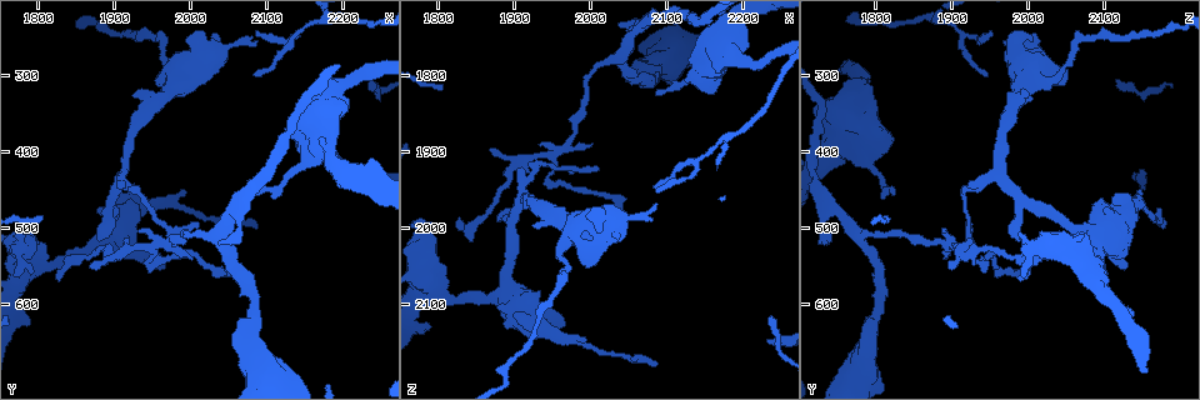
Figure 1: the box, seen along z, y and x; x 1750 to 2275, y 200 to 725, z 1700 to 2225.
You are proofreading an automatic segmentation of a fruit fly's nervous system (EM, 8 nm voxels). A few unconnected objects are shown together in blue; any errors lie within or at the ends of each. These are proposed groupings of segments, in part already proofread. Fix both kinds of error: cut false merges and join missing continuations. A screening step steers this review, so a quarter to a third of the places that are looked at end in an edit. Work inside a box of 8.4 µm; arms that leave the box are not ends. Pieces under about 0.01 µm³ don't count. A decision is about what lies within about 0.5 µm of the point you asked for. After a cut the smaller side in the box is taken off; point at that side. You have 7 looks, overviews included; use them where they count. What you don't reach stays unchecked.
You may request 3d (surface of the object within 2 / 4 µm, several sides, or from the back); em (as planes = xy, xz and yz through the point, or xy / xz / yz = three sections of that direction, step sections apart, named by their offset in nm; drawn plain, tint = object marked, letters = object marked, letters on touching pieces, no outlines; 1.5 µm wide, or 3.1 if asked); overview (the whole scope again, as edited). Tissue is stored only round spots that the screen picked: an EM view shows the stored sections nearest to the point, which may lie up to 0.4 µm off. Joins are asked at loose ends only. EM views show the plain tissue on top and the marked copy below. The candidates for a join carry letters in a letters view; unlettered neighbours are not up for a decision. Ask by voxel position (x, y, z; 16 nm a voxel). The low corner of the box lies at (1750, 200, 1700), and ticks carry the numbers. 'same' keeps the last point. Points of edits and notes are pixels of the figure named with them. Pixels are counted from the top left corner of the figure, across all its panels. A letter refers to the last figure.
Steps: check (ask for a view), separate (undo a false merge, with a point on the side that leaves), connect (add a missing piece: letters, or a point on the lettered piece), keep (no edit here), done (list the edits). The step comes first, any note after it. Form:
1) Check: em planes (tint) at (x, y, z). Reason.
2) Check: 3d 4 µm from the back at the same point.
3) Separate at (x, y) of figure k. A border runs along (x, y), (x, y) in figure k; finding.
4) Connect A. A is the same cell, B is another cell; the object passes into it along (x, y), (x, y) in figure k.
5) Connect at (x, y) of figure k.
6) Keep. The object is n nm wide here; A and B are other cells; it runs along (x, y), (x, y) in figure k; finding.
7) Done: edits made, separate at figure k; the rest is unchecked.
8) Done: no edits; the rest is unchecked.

Check: em planes (letters) at (2085, 500, 2175). Tapers out.

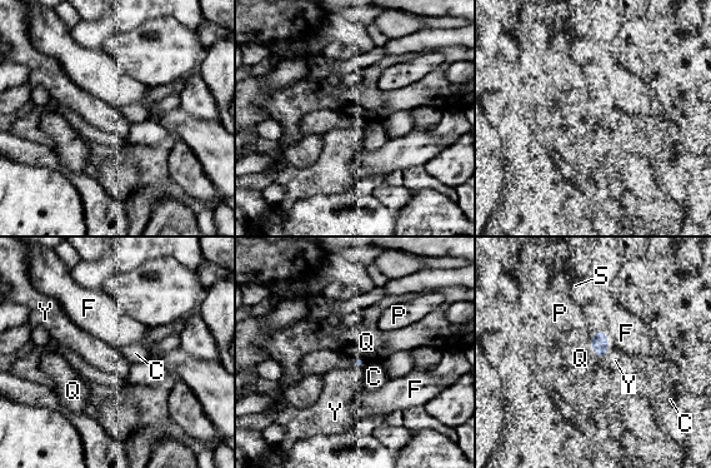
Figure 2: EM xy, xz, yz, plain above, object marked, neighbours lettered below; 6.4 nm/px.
Keep. C, F, P, Q, S and Y are other cells; a border runs along (591, 337), (591, 348), (597, 358) in figure 2; none of them fits.

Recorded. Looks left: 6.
Check: 3d 4 µm from the back at (1925, 325, 1995). An open end.

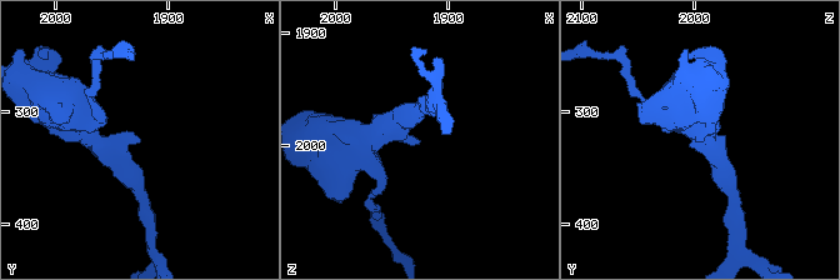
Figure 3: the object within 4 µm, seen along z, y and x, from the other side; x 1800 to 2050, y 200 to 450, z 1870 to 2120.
Check: em planes (letters) at (1928, 324, 1994). Shape alone is not enough.

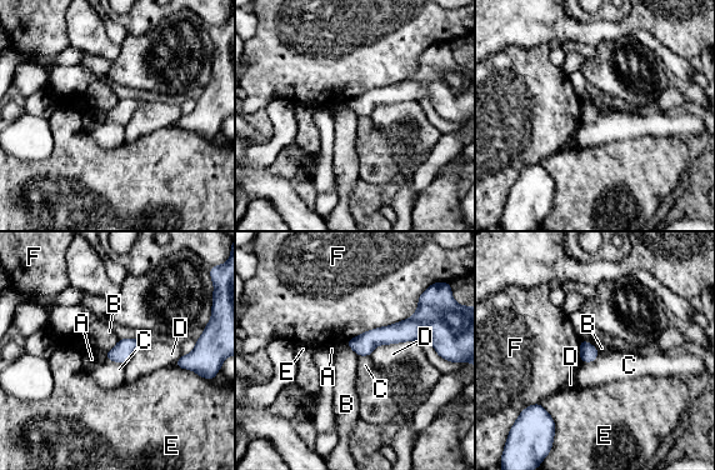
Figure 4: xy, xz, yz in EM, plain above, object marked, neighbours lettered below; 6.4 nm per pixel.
Keep. A, B, C, D, E and F are other cells; no lettered piece goes on from it.

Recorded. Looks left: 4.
Check: 3d 4 µm at (2160, 335, 1795). Branch stops here.

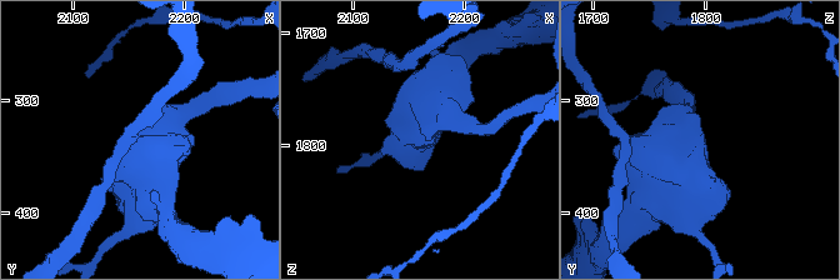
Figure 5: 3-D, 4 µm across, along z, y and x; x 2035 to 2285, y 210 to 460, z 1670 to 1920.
Check: em yz step 4 (tint) at (2156, 338, 1800).

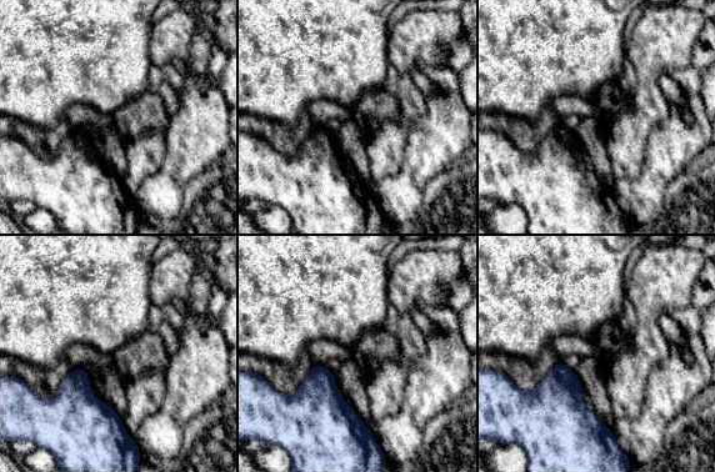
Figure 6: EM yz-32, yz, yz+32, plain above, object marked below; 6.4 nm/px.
Check: em planes (letters) at the same point.

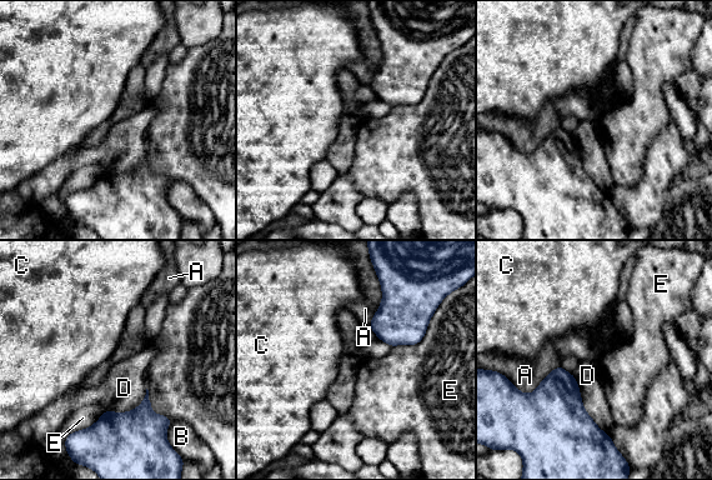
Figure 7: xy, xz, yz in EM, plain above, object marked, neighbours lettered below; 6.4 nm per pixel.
Keep. A, B, C, D and E are other cells; none of them fits.

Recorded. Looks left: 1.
Done: no edits; the rest is unchecked.

